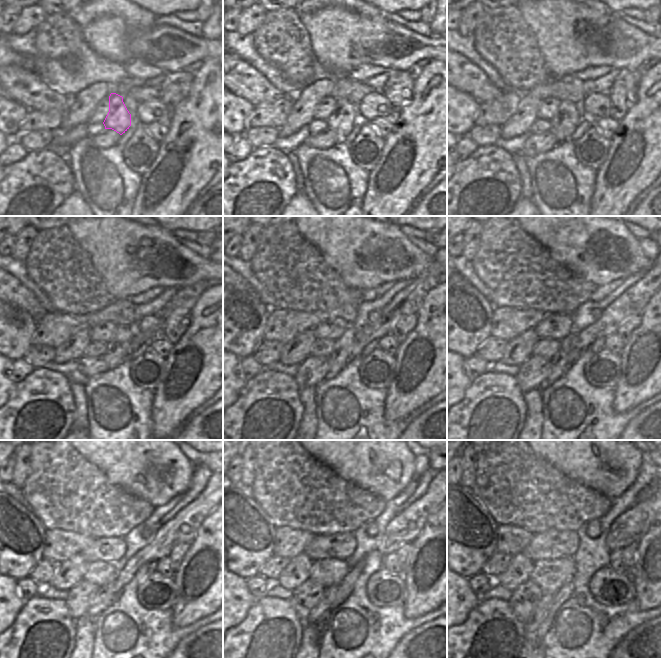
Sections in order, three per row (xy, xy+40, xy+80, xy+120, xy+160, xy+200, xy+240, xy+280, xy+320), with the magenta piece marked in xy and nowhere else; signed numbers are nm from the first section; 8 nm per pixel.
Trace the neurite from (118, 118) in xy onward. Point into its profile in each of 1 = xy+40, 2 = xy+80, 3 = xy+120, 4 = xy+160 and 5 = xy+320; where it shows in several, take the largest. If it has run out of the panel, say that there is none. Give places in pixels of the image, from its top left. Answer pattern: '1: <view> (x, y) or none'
1: xy+40 (344, 116)
2: xy+80 (569, 115)
3: xy+120 (118, 348)
4: xy+160 (342, 347)
5: xy+320 (532, 625)

